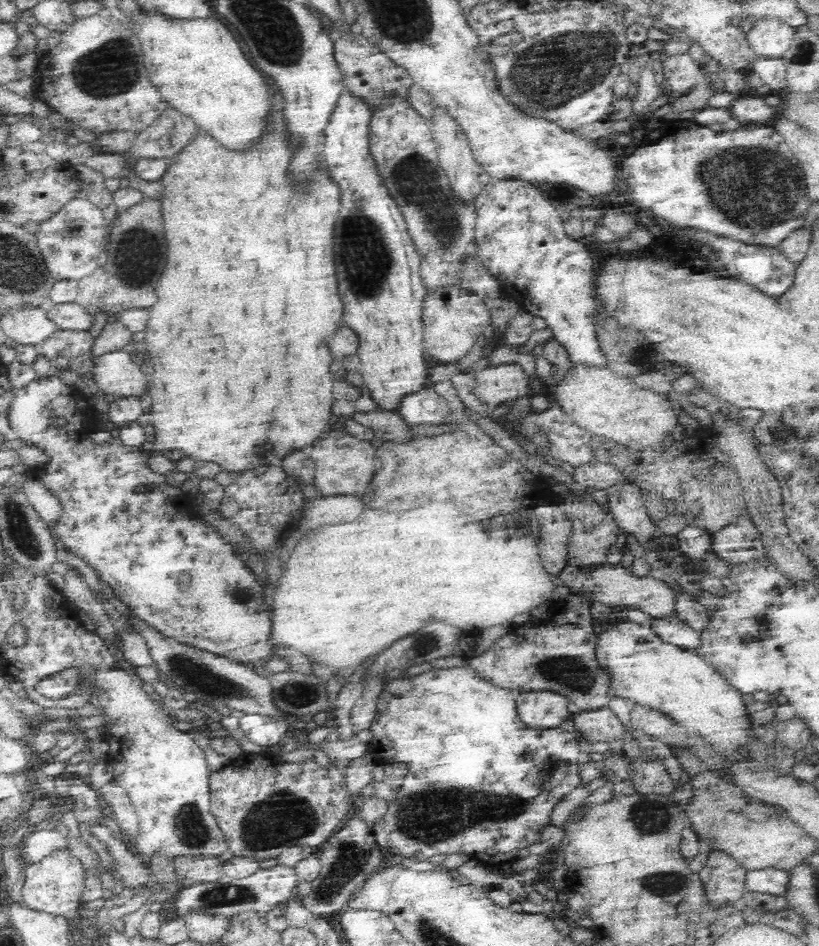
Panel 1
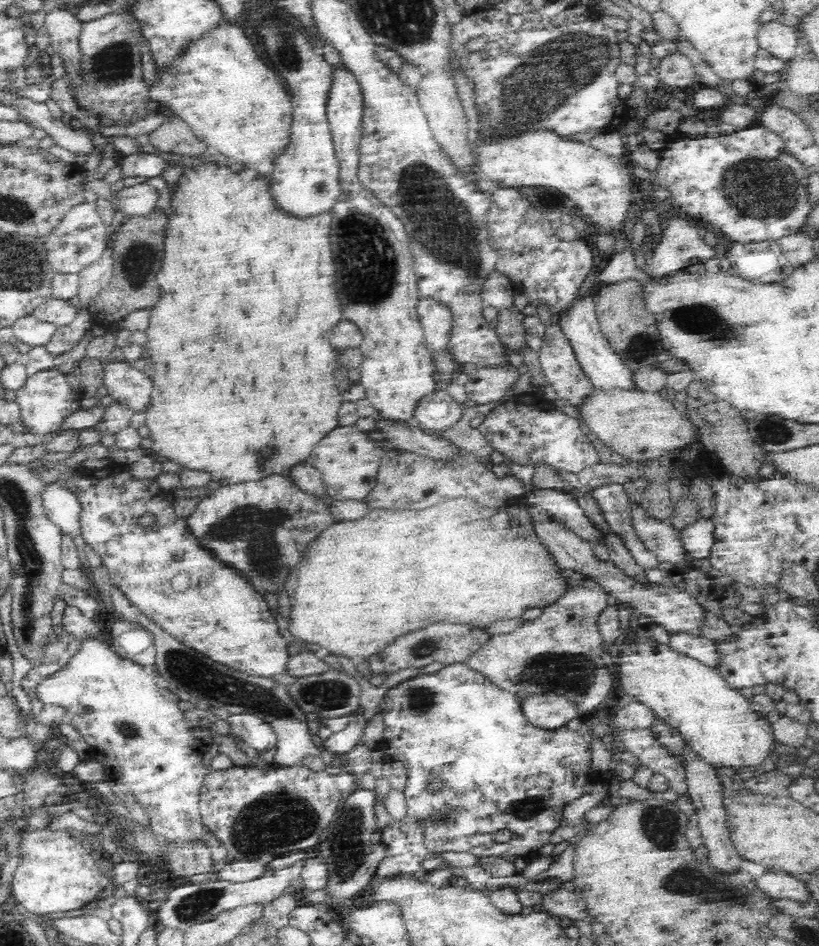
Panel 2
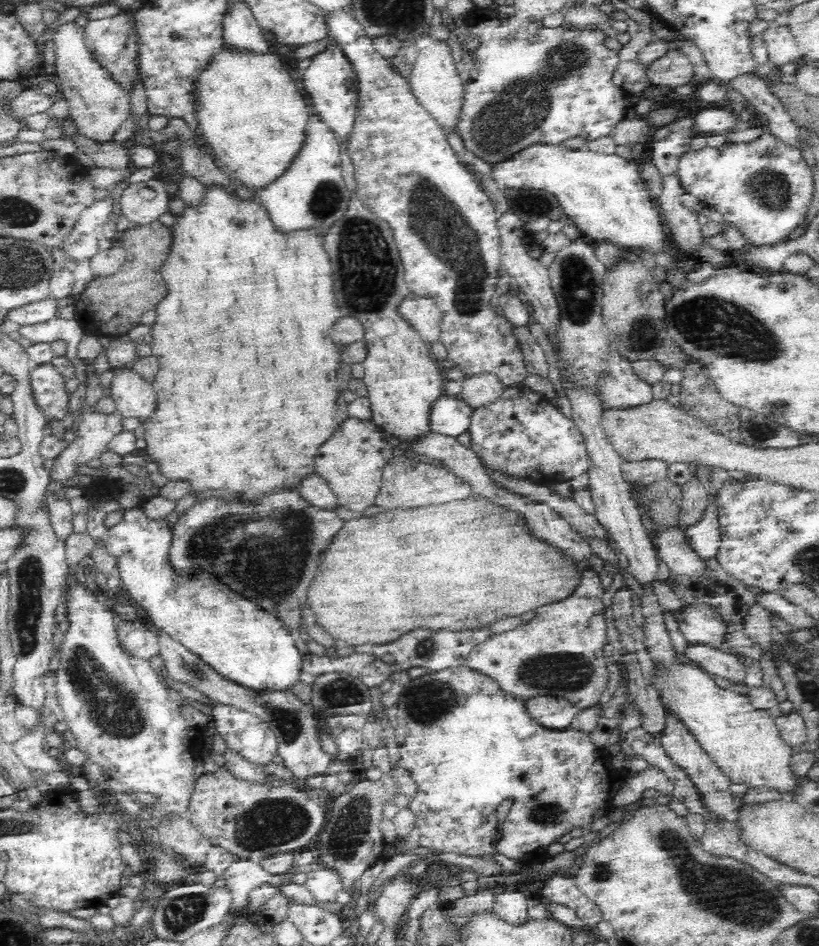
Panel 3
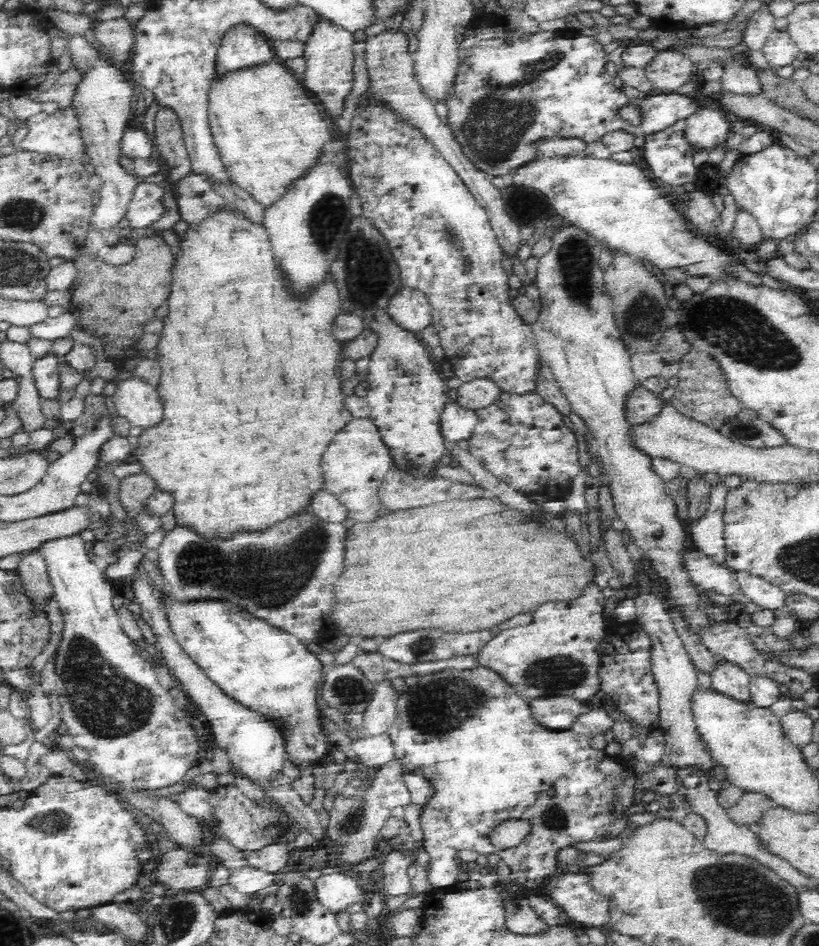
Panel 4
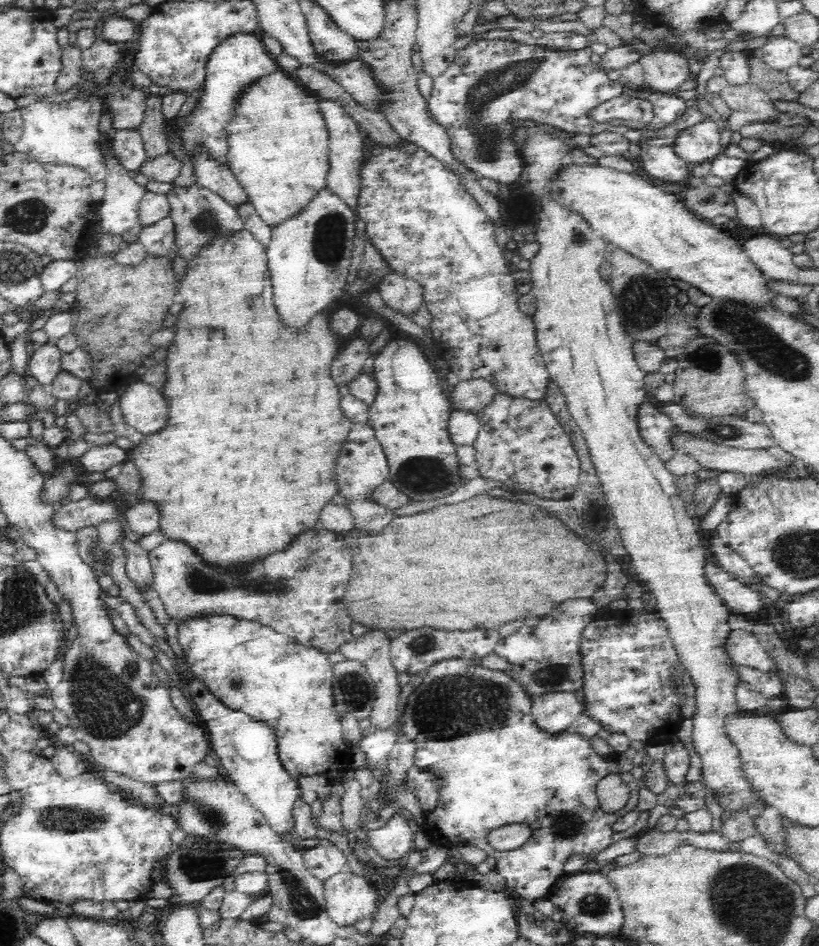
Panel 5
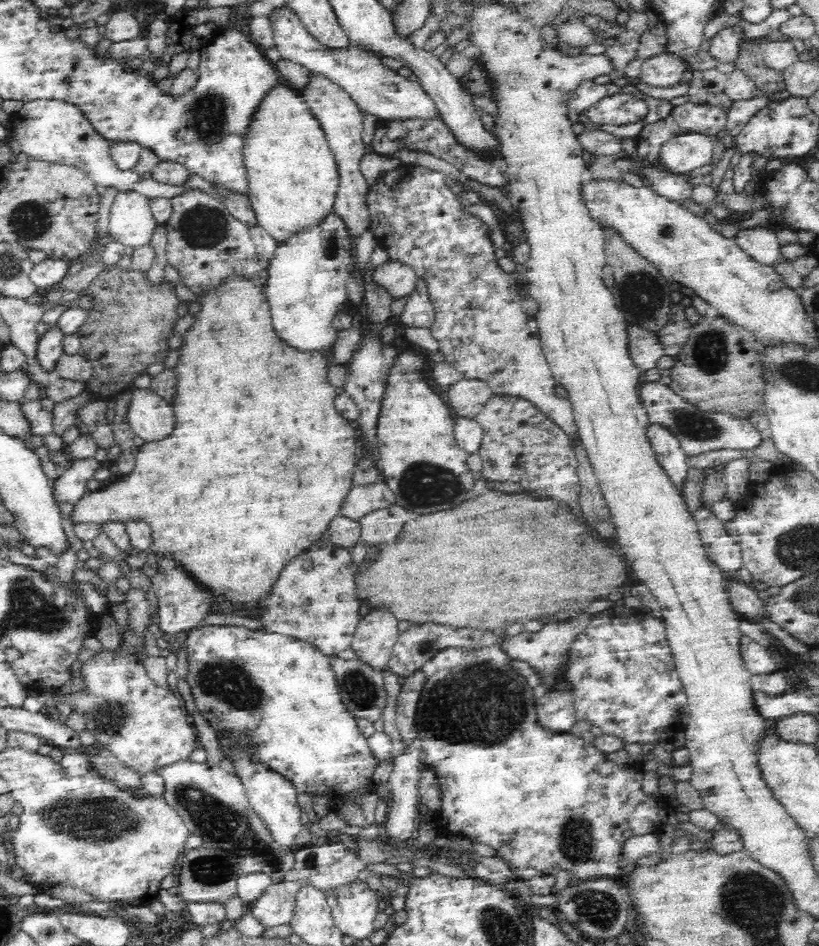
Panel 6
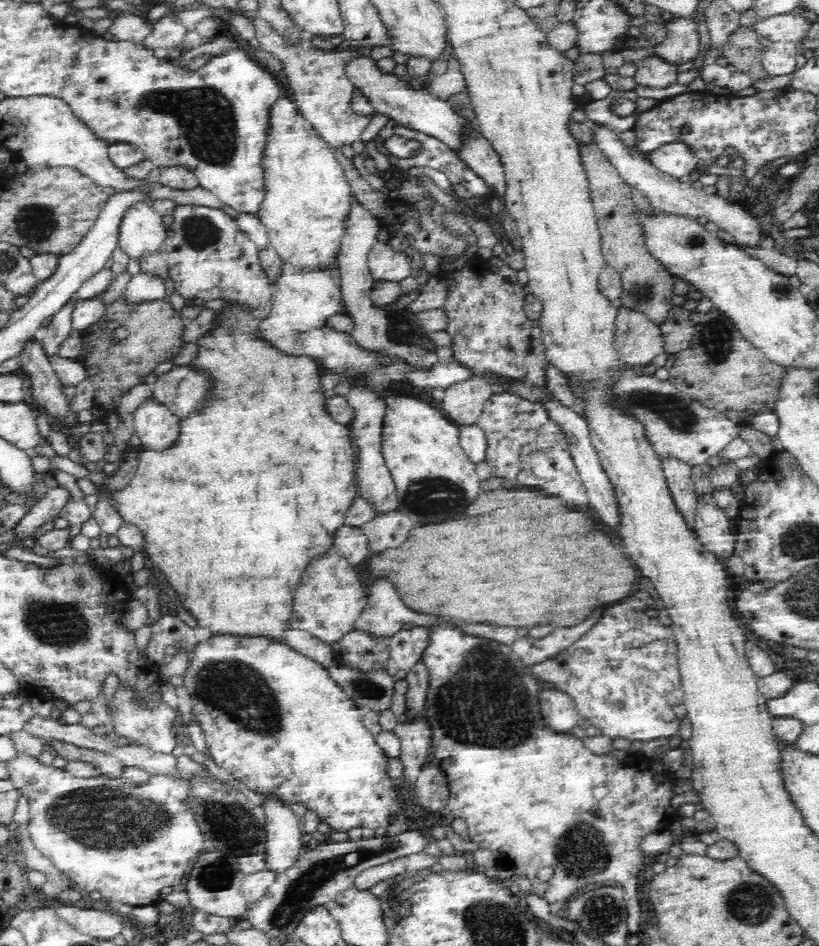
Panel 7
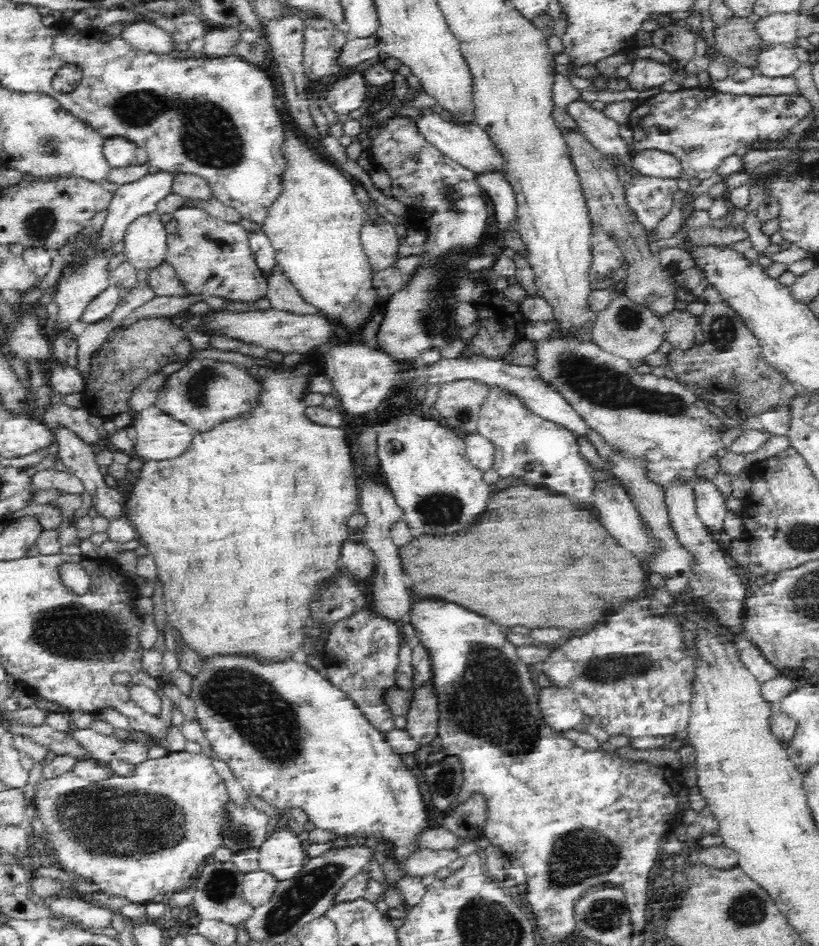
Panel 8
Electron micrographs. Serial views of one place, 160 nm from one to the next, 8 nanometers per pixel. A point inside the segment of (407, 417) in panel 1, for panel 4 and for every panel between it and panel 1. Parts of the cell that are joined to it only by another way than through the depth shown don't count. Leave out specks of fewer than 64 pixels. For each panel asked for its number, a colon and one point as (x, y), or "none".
2: (438, 410)
3: (449, 416)
4: (456, 423)

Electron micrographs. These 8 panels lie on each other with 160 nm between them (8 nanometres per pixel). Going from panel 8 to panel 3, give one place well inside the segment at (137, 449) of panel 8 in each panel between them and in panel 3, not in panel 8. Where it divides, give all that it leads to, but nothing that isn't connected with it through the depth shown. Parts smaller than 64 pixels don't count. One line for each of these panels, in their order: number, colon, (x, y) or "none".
3: (135, 397)
4: (138, 401)
5: (144, 408)
6: (150, 416)
7: (156, 426)

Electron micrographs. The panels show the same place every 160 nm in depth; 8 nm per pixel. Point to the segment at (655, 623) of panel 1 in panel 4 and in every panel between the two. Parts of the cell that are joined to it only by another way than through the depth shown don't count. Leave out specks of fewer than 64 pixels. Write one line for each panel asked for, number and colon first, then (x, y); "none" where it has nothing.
2: (690, 644)
3: (718, 662)
4: (727, 677)

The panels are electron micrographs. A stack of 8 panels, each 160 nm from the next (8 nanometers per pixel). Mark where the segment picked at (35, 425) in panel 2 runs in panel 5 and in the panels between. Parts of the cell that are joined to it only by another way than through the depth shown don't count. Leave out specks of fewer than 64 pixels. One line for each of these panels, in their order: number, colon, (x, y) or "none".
3: (48, 387)
4: (45, 371)
5: (44, 365)

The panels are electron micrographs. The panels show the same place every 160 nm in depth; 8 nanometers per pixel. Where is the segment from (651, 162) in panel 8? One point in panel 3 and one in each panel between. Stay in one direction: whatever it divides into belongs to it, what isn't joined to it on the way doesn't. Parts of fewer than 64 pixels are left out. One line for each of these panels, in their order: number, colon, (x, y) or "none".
3: (711, 121)
4: (706, 128)
5: (699, 143)
6: (681, 154)
7: (676, 159)

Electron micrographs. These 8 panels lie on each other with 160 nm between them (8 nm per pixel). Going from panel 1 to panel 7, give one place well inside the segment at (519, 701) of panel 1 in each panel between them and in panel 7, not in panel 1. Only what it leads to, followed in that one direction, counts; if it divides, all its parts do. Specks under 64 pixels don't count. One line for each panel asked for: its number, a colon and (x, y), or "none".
2: (549, 711)
3: (555, 713)
4: (556, 712)
5: (554, 712)
6: (556, 710)
7: (559, 710)

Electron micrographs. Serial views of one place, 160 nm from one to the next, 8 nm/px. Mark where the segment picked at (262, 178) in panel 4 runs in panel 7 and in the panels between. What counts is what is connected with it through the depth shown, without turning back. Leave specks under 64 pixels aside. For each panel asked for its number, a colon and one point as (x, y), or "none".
5: (278, 142)
6: (291, 173)
7: (306, 193)

